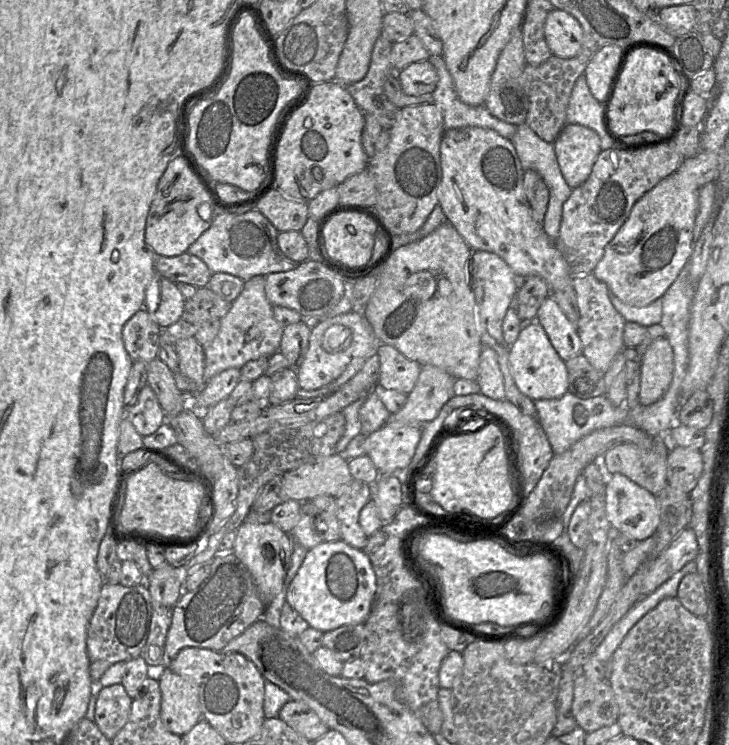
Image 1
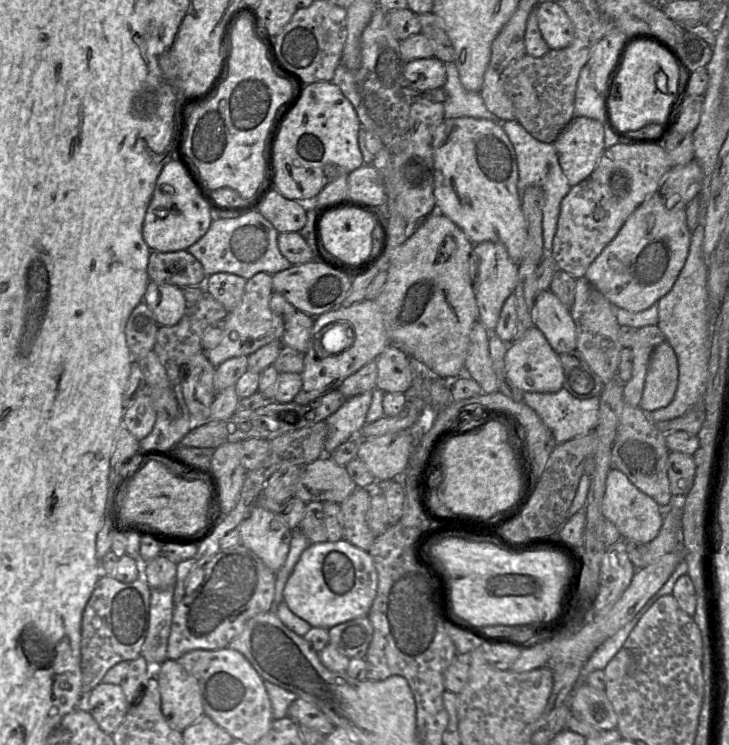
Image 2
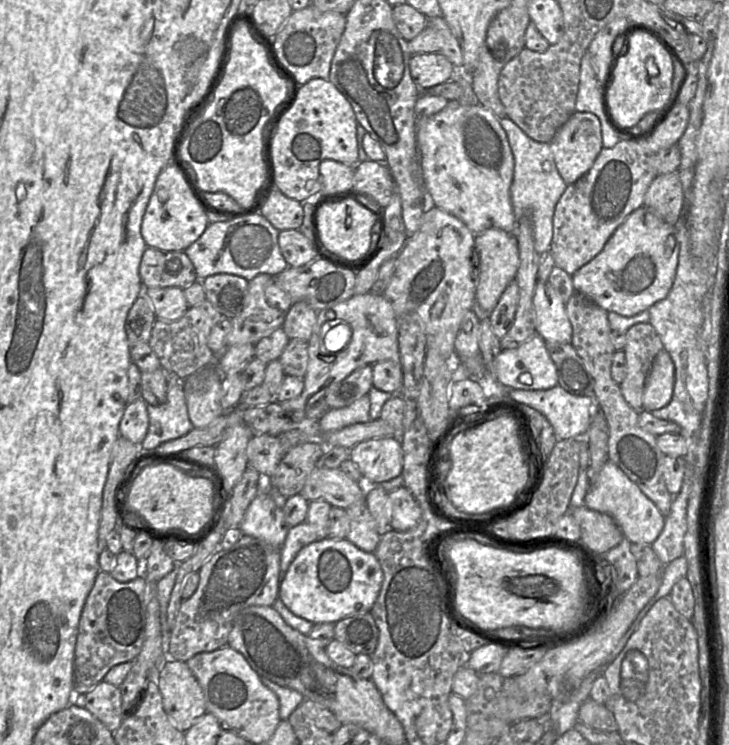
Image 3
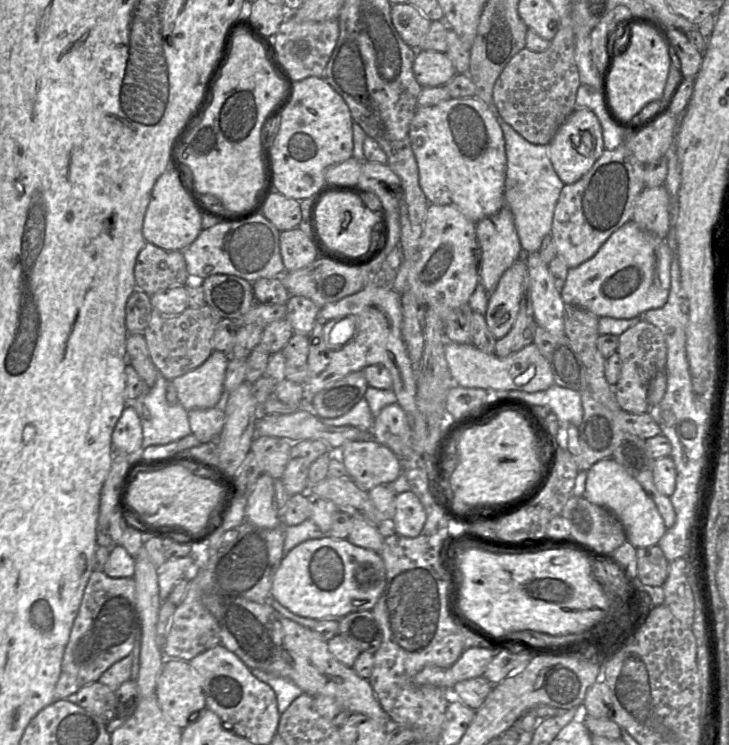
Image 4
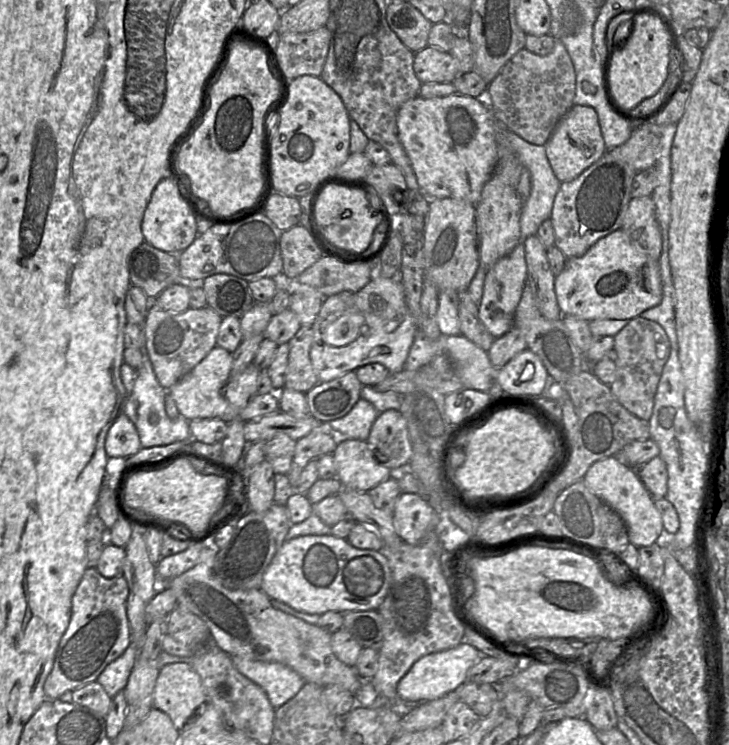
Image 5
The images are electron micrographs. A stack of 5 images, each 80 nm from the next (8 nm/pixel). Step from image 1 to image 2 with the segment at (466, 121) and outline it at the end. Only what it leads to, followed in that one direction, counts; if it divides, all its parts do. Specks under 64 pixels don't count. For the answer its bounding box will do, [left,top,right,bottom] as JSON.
[443,62,501,122]

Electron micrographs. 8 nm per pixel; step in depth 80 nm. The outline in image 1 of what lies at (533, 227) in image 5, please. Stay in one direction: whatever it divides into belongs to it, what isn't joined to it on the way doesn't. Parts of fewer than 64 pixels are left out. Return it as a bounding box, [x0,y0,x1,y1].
[511,124,573,241]

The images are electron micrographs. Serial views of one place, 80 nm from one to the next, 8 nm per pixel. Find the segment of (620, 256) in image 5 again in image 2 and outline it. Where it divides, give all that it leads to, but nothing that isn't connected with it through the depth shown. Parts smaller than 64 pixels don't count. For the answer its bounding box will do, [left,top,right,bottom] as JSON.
[584,192,690,312]

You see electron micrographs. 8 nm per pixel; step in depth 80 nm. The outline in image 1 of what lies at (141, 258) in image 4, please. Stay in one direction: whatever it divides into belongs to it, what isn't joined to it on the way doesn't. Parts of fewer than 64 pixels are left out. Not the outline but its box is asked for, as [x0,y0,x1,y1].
[155,251,212,286]

